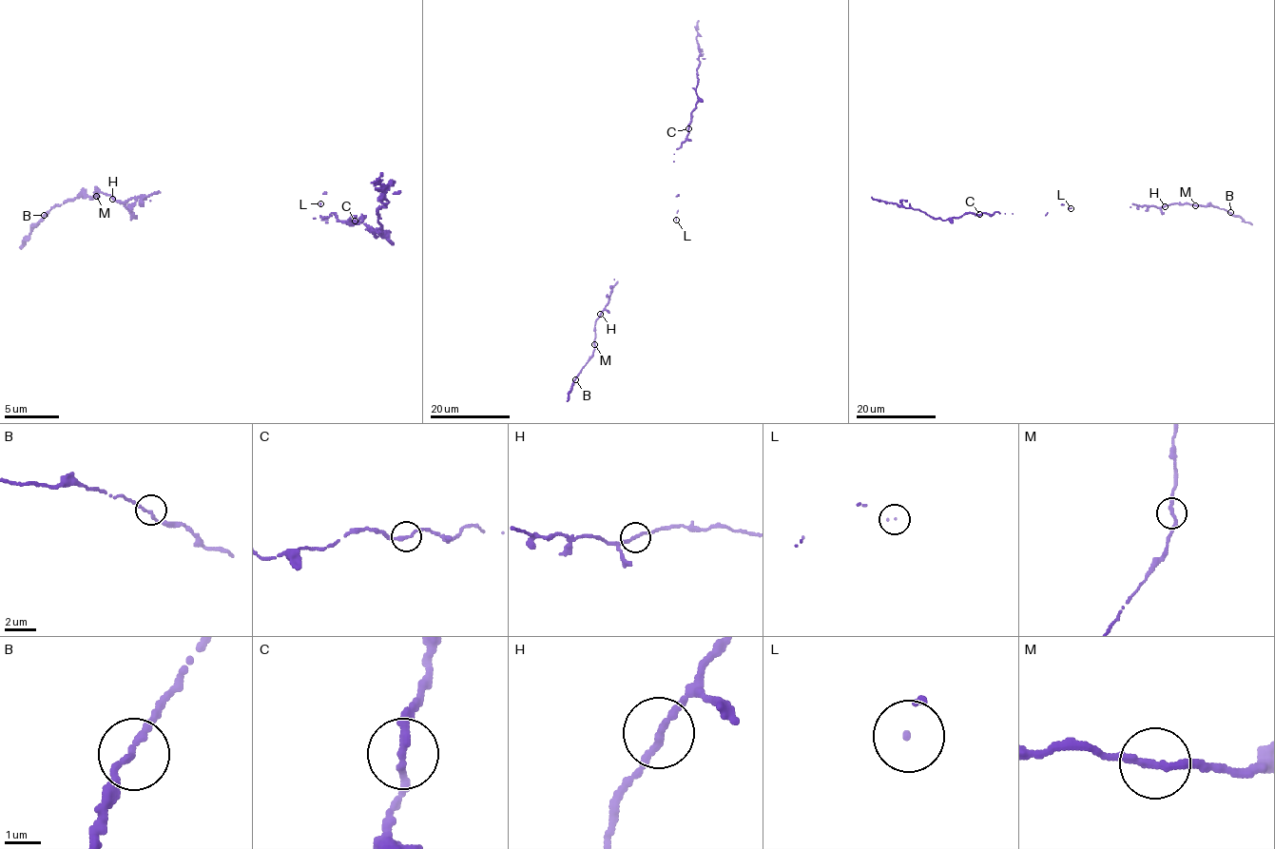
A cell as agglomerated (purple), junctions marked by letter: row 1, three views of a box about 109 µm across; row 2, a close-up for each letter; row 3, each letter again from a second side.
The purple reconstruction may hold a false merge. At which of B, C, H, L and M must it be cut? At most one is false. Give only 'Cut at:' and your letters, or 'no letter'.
Cut at: no letter

